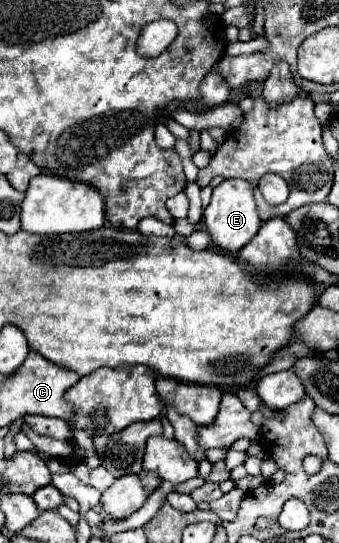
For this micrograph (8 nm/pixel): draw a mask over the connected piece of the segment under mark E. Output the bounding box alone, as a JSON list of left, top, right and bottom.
[204,180,260,254]

